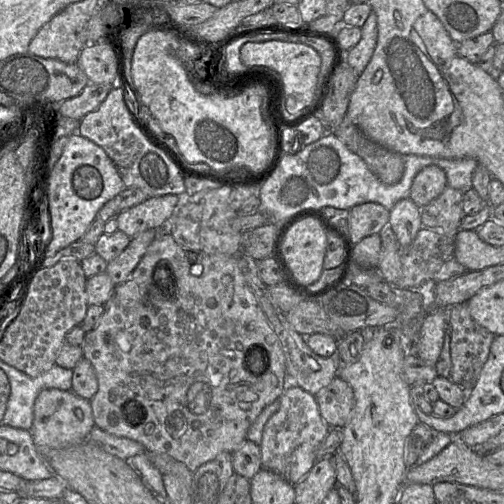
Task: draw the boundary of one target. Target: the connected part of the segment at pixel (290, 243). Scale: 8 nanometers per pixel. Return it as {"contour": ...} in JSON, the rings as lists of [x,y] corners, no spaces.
{"contour":[[[315,218],[303,219],[288,231],[281,255],[298,287],[311,288],[318,281],[326,248],[327,233]]]}

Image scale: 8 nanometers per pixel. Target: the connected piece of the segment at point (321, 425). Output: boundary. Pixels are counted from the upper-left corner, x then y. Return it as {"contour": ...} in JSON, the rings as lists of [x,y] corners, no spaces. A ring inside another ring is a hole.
{"contour":[[[289,384],[279,398],[280,408],[264,426],[260,443],[262,468],[292,484],[302,480],[316,463],[316,450],[330,427],[322,419],[316,397],[301,387]]]}

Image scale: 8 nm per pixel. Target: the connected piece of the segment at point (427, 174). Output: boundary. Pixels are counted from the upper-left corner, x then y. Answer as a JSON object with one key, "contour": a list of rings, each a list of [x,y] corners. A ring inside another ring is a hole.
{"contour":[[[435,165],[427,166],[415,176],[410,198],[418,207],[422,207],[437,198],[447,186],[444,170]]]}

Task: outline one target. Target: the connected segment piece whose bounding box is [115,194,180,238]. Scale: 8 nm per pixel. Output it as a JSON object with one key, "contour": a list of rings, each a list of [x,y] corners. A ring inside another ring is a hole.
{"contour":[[[174,194],[148,197],[142,203],[119,212],[115,218],[118,230],[134,237],[147,229],[161,226],[180,205],[180,196]]]}

